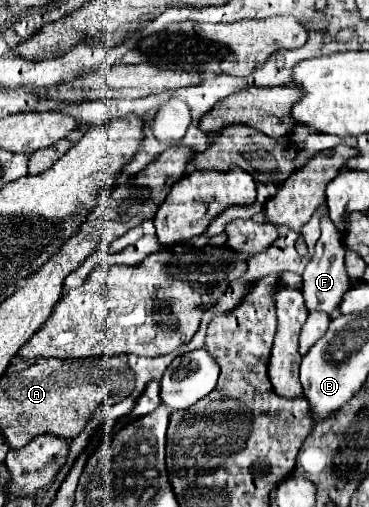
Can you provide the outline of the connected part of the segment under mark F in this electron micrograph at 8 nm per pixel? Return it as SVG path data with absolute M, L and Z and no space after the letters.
M321 212L321 238L315 246L315 254L311 262L307 264L303 272L303 298L307 310L321 310L321 312L331 312L343 298L343 294L349 290L349 276L343 266L345 258L345 248L341 244L341 232L337 226L331 222L329 212Z

